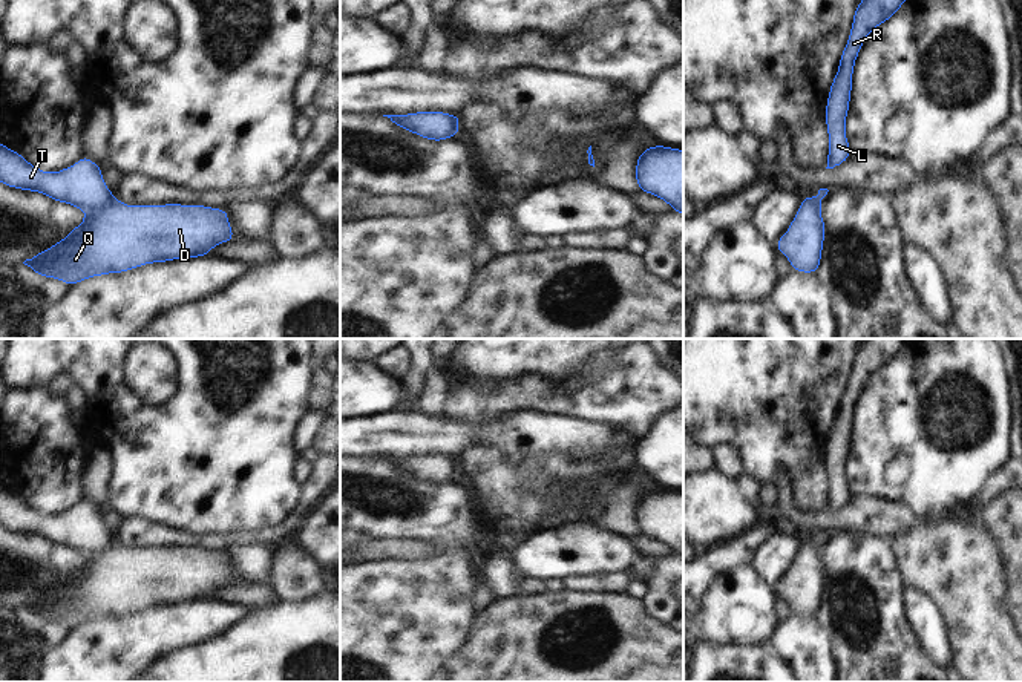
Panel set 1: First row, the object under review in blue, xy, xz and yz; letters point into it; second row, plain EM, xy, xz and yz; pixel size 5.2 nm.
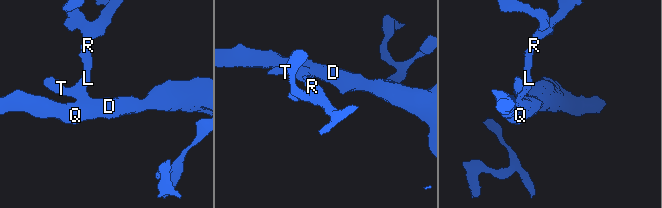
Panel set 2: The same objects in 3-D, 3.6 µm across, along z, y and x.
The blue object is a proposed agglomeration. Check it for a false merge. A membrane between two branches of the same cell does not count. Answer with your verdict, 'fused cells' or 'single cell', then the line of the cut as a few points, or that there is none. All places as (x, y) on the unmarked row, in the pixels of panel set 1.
fused cells; cut in xy along (114, 541), (101, 550), (86, 555)

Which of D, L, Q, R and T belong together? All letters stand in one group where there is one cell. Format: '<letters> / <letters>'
D Q / L R T

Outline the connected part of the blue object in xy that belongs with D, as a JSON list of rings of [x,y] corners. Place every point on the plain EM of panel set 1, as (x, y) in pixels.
[[[116,541],[103,552],[86,555],[83,566],[51,592],[23,607],[43,621],[69,630],[109,616],[126,616],[146,607],[207,599],[213,590],[236,582],[224,552],[207,549],[127,549]]]

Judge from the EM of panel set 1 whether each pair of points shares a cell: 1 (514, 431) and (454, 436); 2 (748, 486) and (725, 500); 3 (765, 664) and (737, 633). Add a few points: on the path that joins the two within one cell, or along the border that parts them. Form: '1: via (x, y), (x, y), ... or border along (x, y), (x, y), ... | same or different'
1: via (498, 432), (469, 432) | same
2: border along (737, 480), (740, 492), (756, 503) | different
3: border along (768, 642), (759, 645), (711, 645) | different

